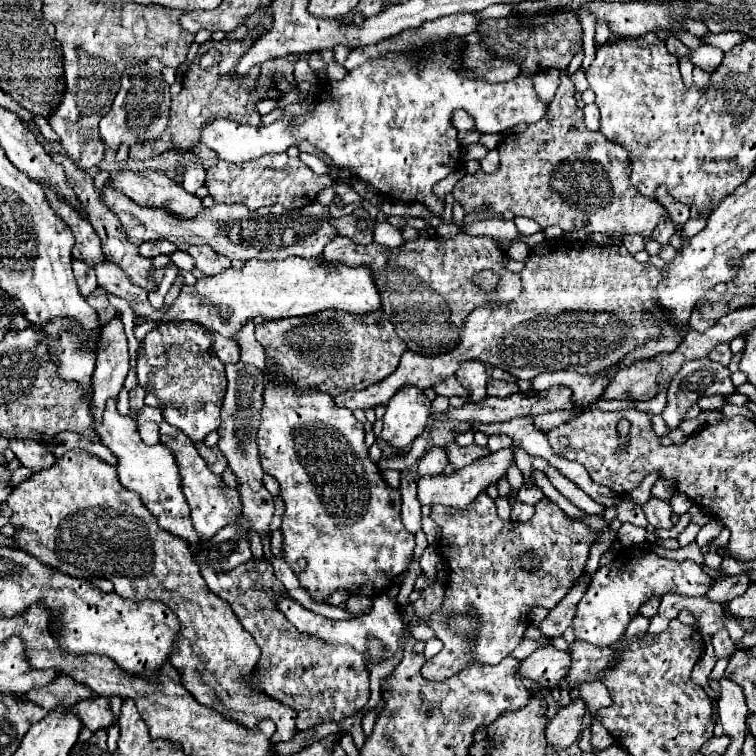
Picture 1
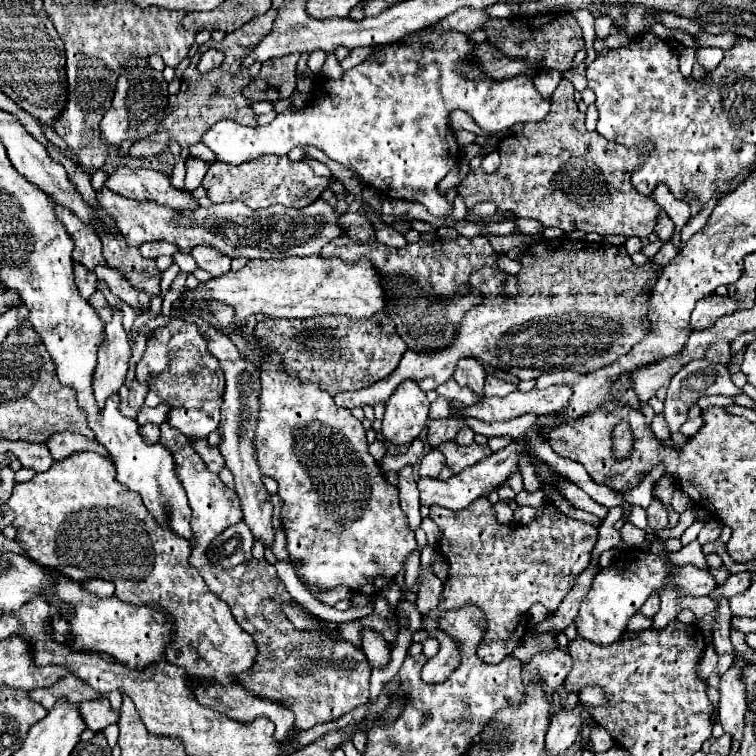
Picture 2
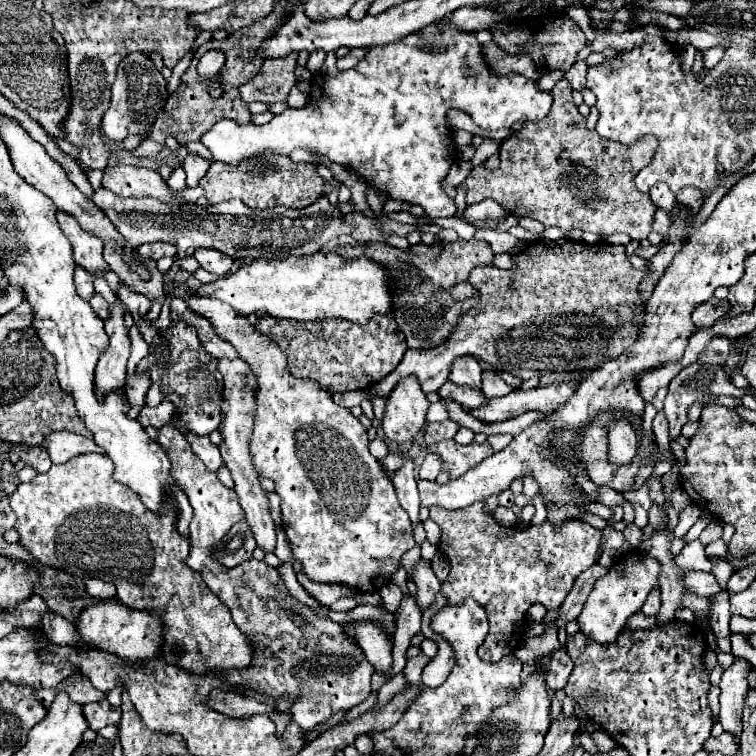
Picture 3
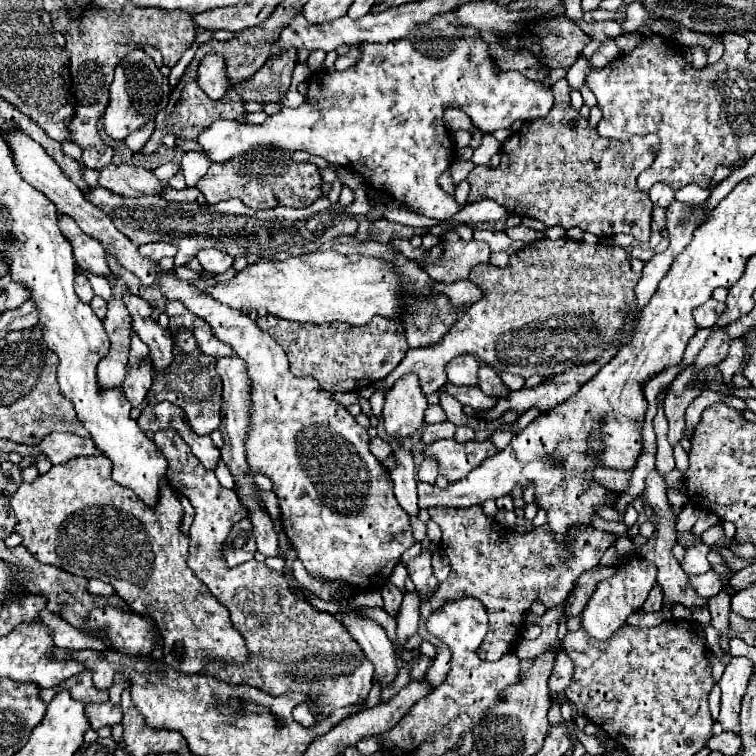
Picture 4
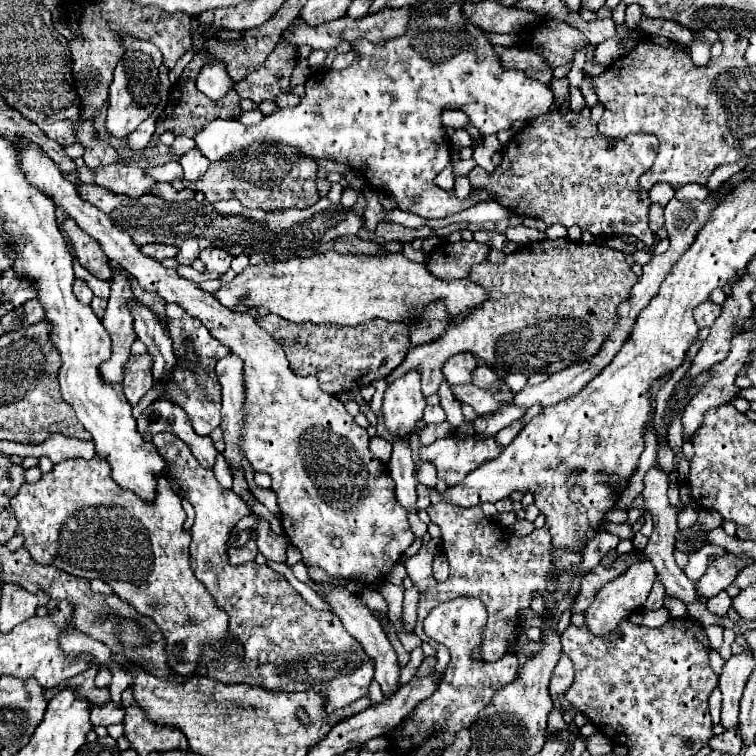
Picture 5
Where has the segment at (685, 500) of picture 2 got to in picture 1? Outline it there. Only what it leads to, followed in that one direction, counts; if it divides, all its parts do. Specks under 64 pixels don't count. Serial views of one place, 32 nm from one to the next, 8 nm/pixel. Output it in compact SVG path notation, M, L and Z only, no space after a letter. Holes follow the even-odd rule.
M676 494L674 498L672 498L672 510L674 510L674 514L678 514L678 516L682 516L682 514L686 514L688 512L688 508L690 508L690 500L684 496L684 494Z

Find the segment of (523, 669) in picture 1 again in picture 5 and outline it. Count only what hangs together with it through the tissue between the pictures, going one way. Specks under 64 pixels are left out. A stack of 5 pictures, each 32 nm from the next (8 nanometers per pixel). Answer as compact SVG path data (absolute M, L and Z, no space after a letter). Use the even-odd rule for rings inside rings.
M562 654L552 672L552 678L550 678L550 694L552 696L564 694L570 688L572 680L574 680L574 664L572 664L572 660L568 660L568 656Z

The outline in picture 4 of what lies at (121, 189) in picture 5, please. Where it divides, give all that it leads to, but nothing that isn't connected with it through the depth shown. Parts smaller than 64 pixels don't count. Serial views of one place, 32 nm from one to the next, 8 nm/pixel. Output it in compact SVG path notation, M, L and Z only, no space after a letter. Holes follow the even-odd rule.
M110 164L100 170L100 186L120 196L164 196L162 180L156 180L152 170L132 164Z

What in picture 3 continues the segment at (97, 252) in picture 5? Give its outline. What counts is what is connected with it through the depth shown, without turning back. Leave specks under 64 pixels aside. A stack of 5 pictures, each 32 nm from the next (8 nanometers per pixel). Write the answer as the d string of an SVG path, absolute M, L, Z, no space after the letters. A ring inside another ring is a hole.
M58 210L56 218L60 222L60 228L64 230L64 234L68 236L68 240L74 246L76 264L86 268L88 272L106 270L108 264L102 258L100 240L96 240L90 232L84 232L84 228L80 228L80 224L76 224L76 220L72 220L72 216L68 216L68 212L60 212Z

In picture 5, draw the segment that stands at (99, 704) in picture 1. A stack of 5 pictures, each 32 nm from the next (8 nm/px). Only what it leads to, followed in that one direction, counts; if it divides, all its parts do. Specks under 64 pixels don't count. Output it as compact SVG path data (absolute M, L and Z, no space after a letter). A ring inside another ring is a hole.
M108 702L102 706L90 706L90 720L92 726L110 726L110 724L118 724L124 720L124 708L120 704Z

